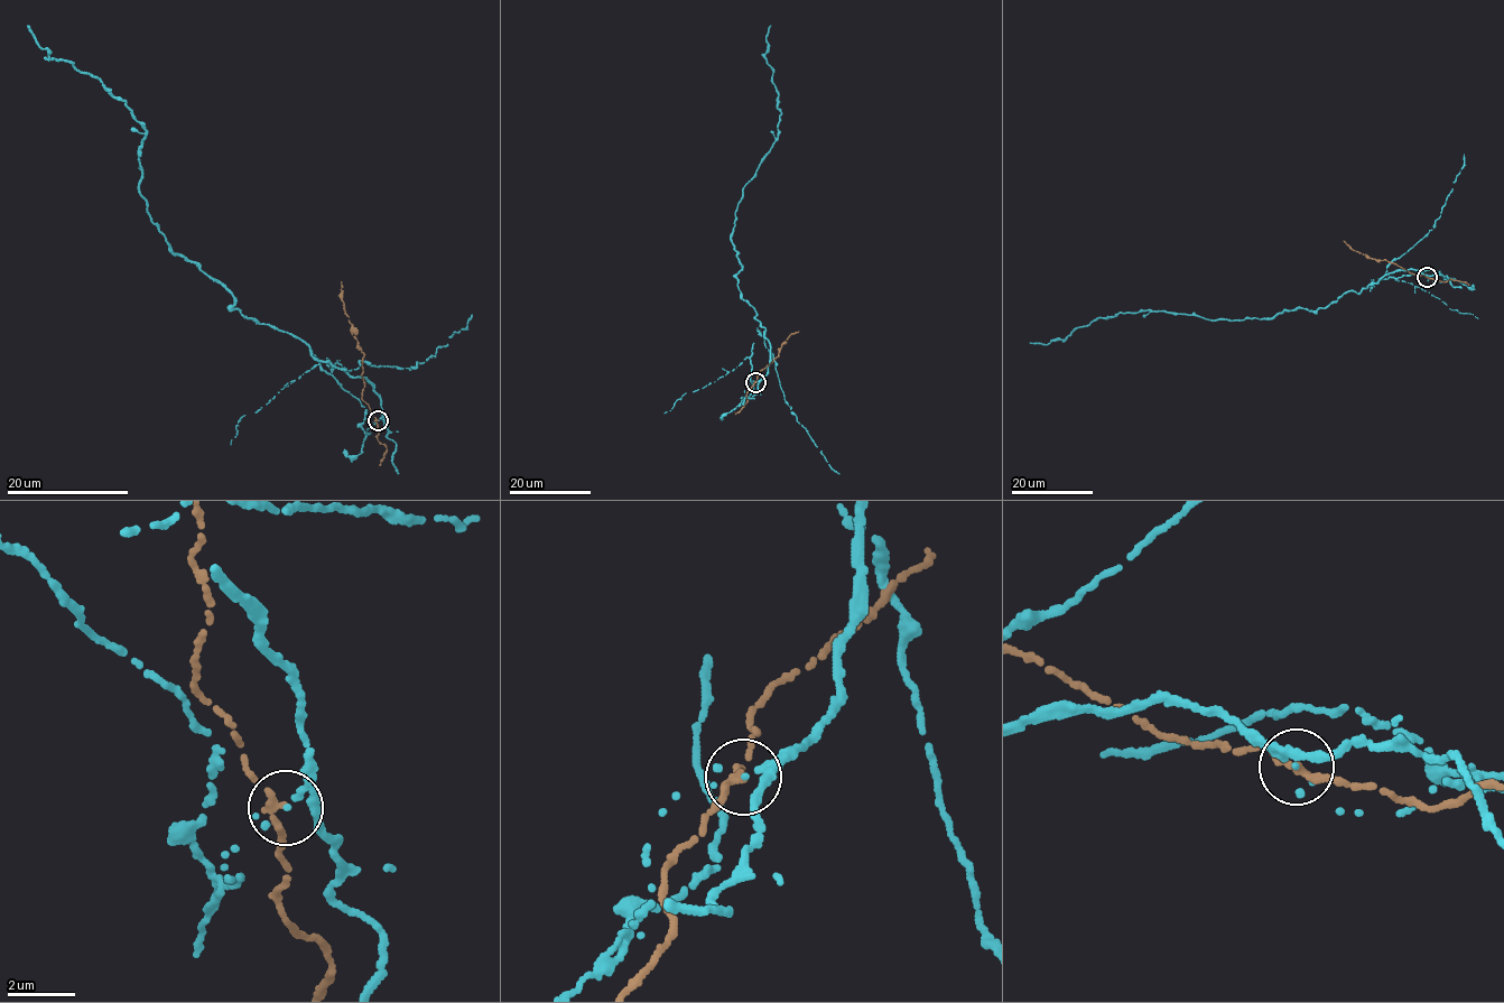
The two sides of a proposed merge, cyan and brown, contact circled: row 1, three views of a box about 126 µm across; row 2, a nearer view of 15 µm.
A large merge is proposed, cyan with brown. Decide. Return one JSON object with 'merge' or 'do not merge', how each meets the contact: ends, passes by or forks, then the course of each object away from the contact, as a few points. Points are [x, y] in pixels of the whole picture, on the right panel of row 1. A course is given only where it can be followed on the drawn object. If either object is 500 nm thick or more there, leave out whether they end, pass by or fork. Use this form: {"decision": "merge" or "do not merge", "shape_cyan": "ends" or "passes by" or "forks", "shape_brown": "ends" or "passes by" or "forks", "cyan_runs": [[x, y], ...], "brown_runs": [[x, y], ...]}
{"decision": "do not merge", "shape_cyan": "passes by", "shape_brown": "passes by", "cyan_runs": [[1428, 277], [1414, 269], [1389, 274], [1316, 310], [1238, 321], [1149, 309], [1096, 318], [1064, 340], [1030, 342]], "brown_runs": [[1428, 277], [1416, 275], [1385, 259], [1377, 261], [1344, 241]]}

